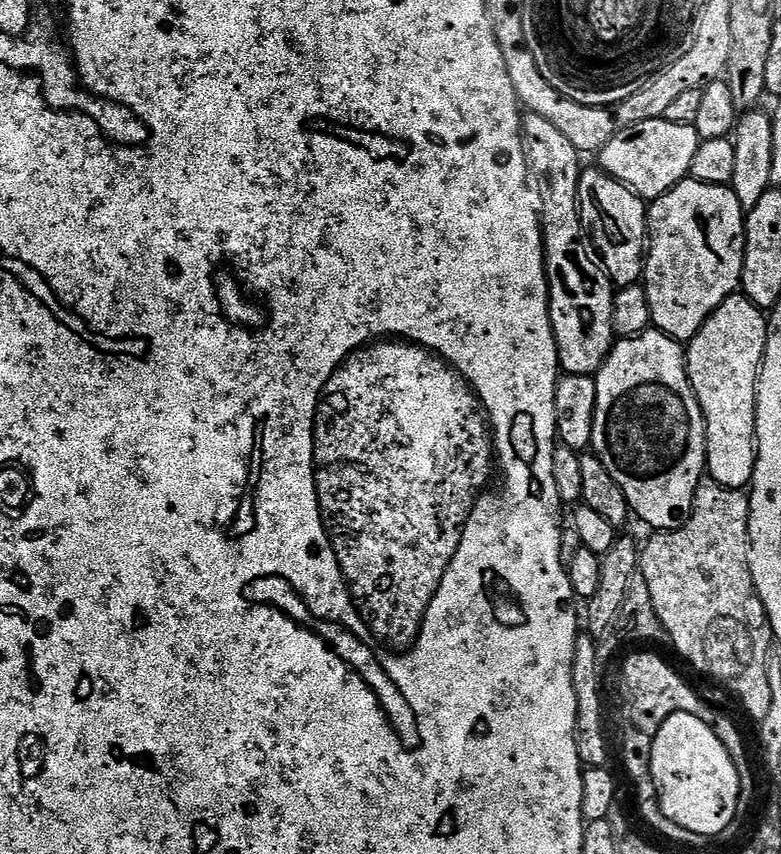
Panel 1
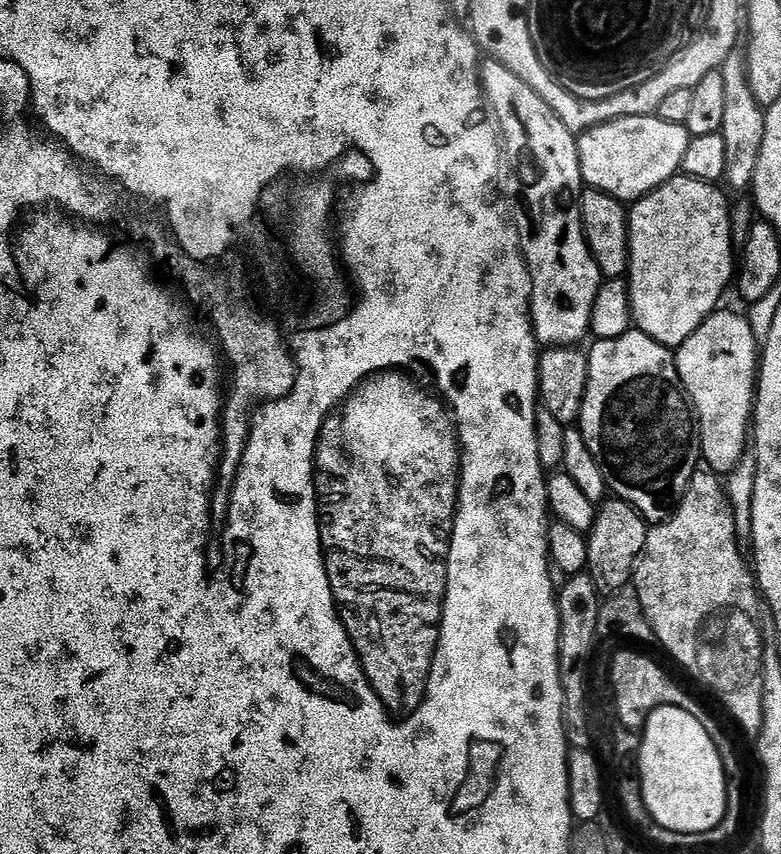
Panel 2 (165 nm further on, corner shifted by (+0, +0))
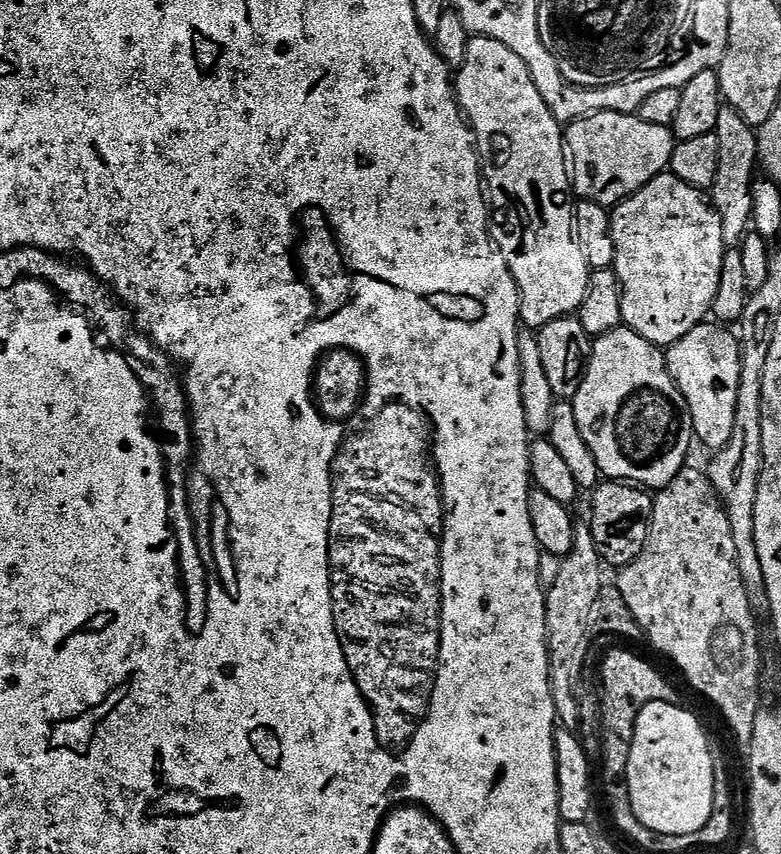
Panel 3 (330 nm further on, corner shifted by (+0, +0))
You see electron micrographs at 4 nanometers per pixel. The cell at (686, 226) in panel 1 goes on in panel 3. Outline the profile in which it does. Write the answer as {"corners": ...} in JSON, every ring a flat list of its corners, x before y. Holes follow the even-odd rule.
{"corners":[[661,174,627,200,615,205,612,236,616,242,614,271,622,290,622,324,657,346,677,344,682,337,705,323,718,294,724,265,722,218,711,199,701,189,682,182,671,174]]}

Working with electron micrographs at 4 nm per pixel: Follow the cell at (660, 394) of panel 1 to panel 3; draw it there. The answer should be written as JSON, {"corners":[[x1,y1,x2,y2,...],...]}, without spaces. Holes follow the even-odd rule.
{"corners":[[626,327,595,337,590,344,588,366,578,394,571,400,578,430,594,454,601,477,637,485,645,490,665,488,689,463,688,451,694,445,690,406,668,372,665,353,657,345]]}

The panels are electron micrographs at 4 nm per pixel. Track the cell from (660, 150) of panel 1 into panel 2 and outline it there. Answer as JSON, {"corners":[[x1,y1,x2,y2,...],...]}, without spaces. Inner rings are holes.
{"corners":[[656,114,619,117,579,134,576,149,580,159,582,178,589,189,610,194,615,200,638,201,649,192,653,192,655,188,661,188,667,180,671,180,681,171,689,139,688,129,684,125,666,122]]}

